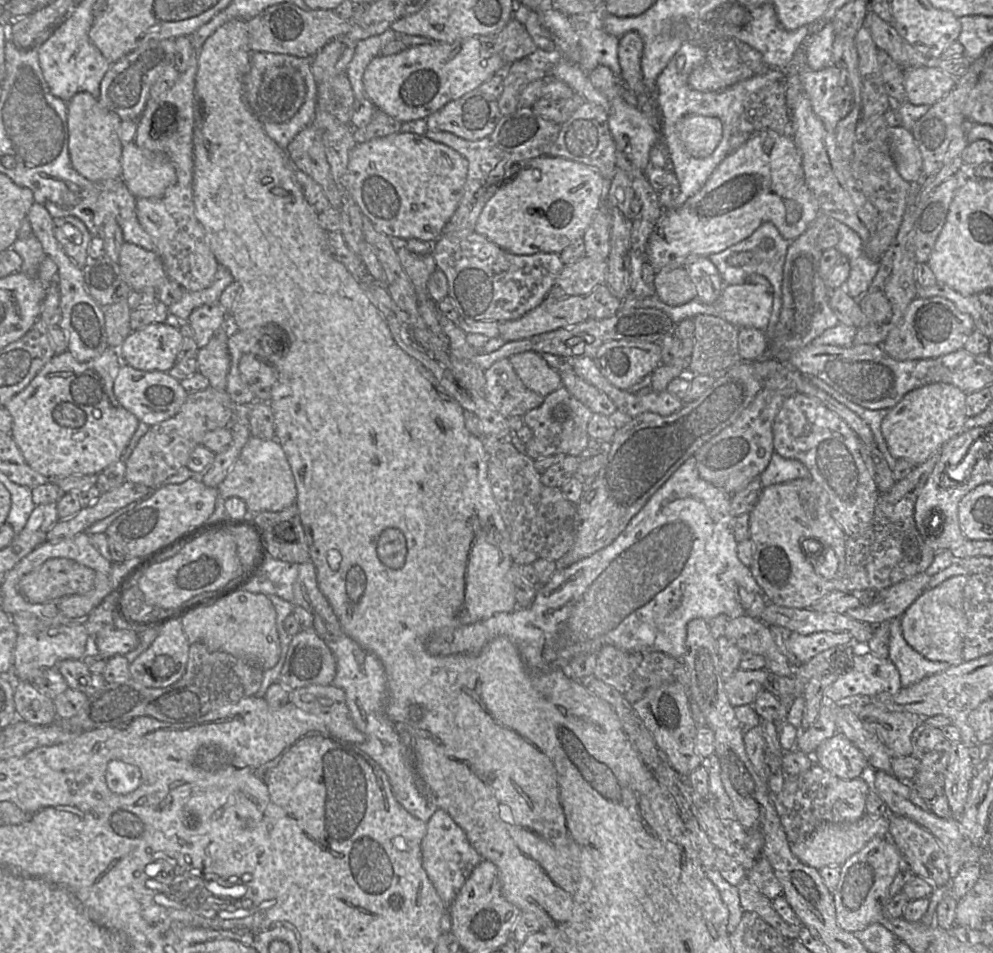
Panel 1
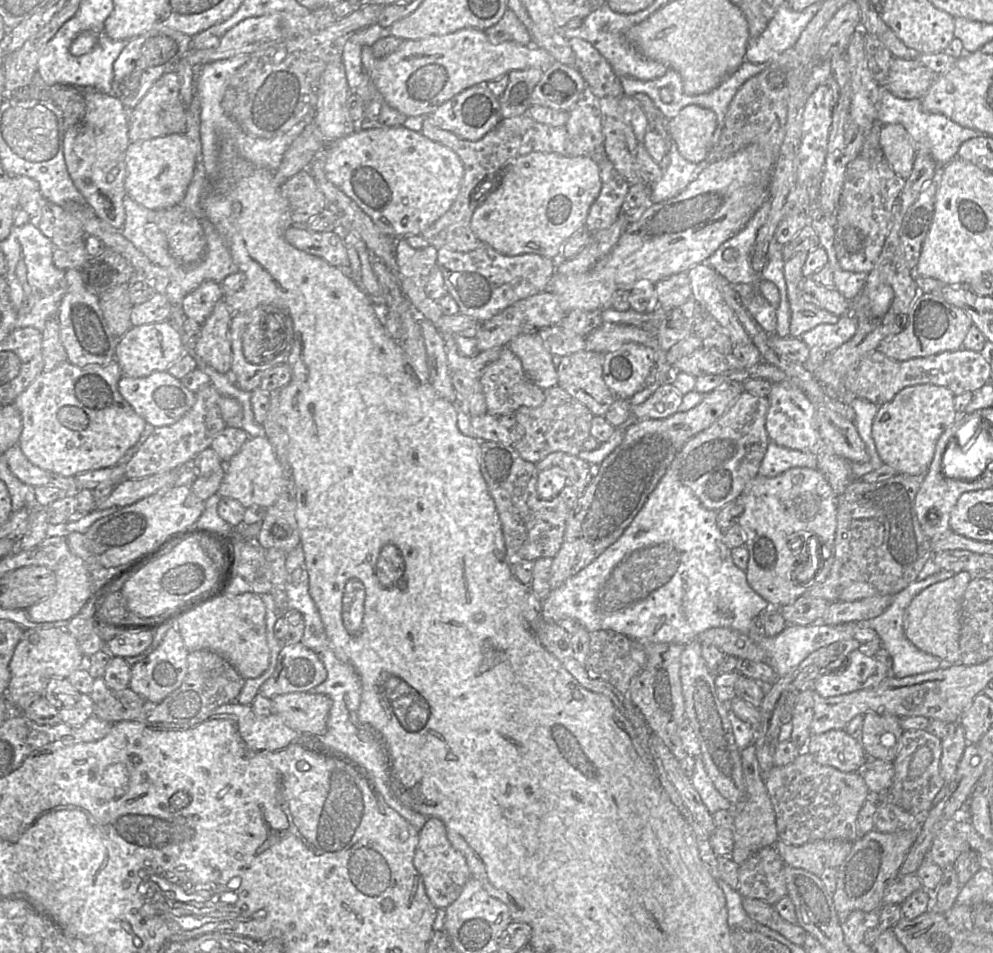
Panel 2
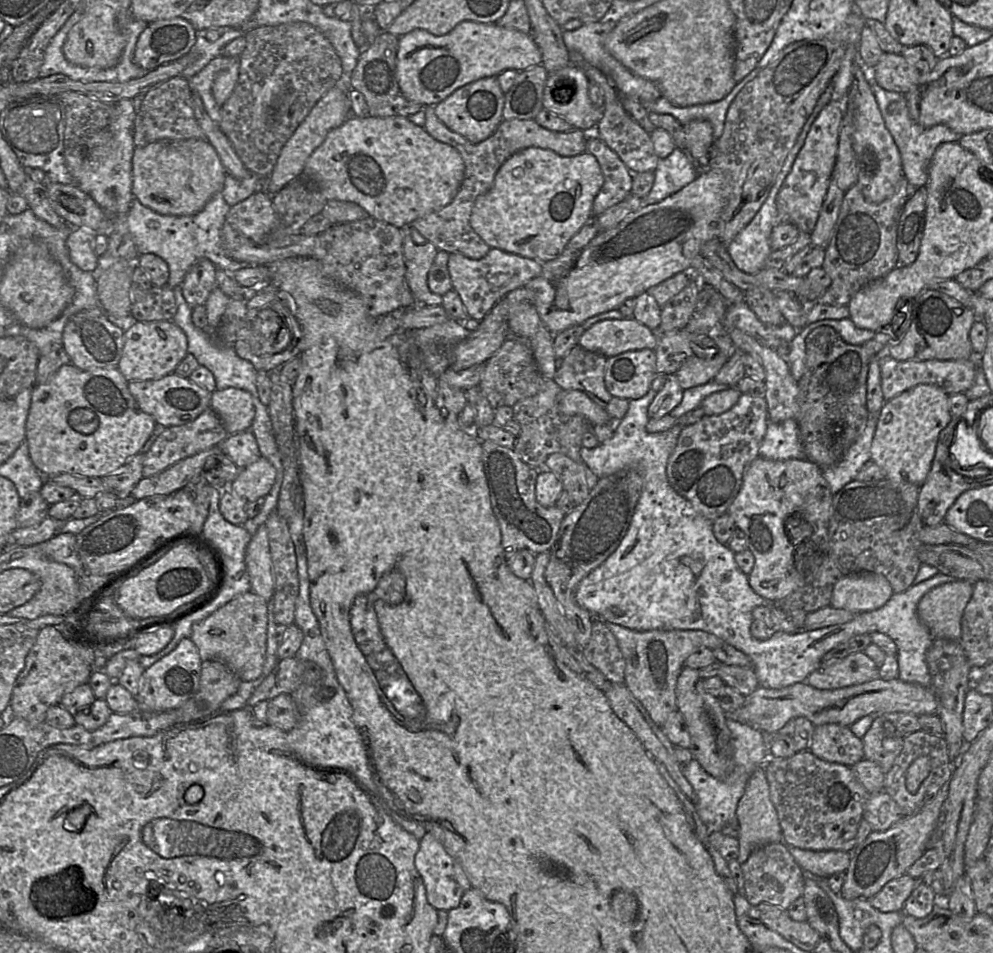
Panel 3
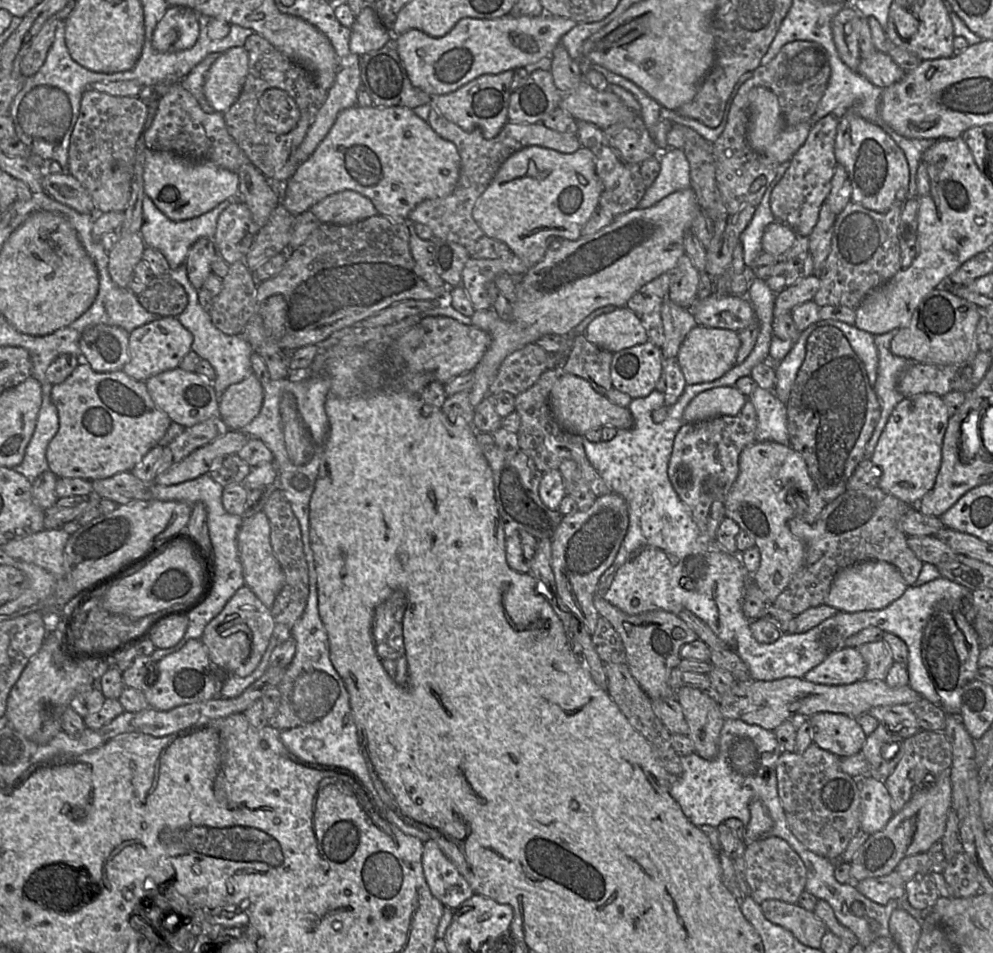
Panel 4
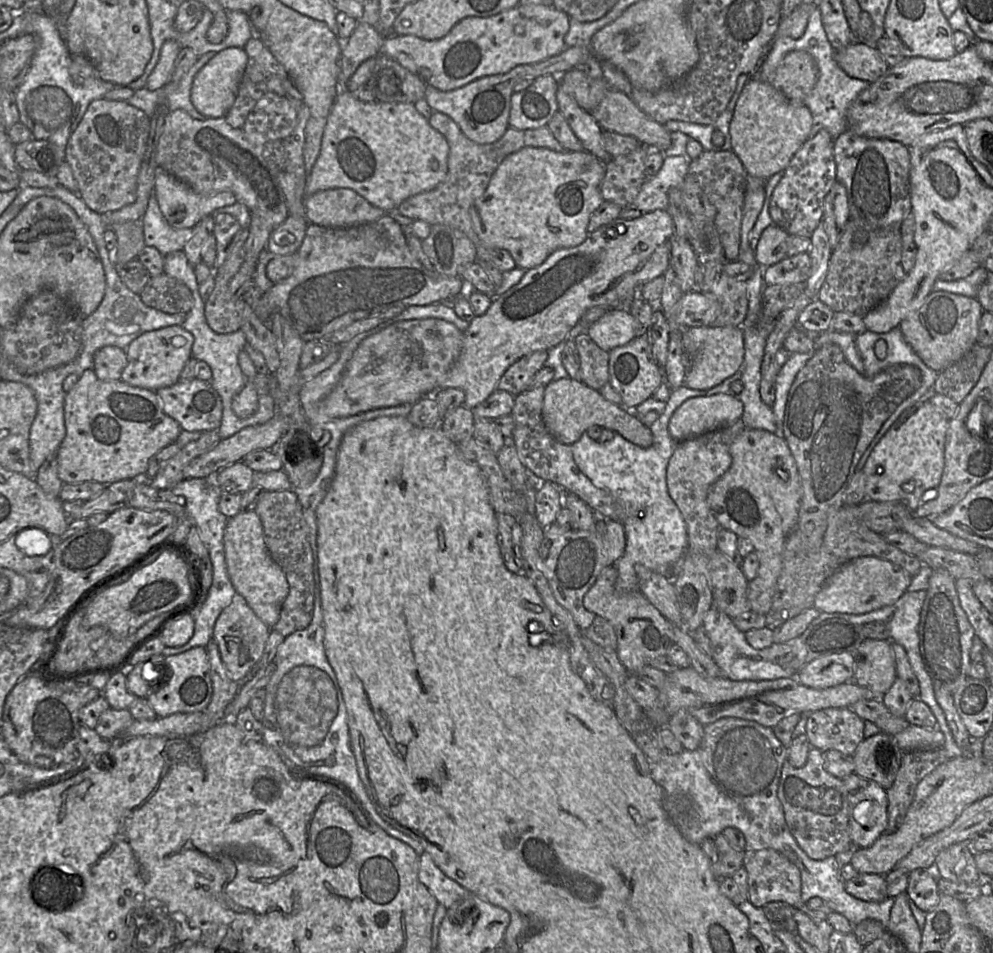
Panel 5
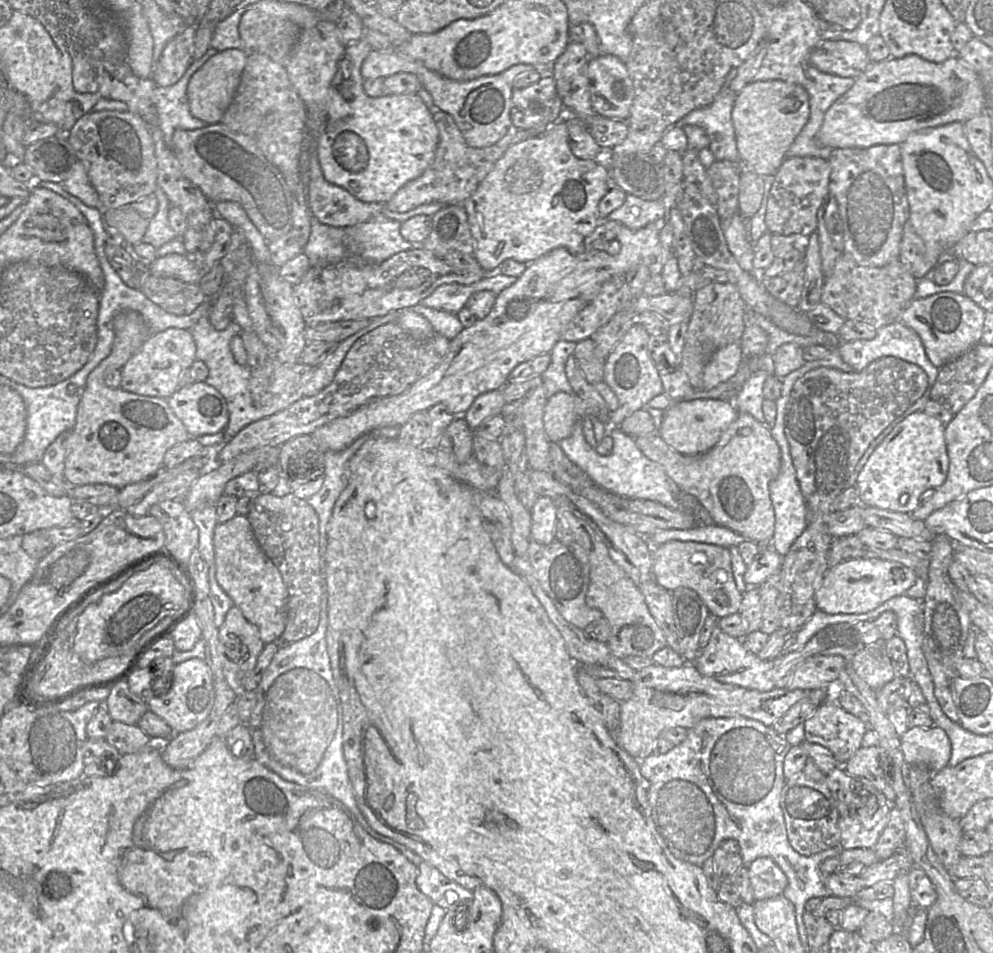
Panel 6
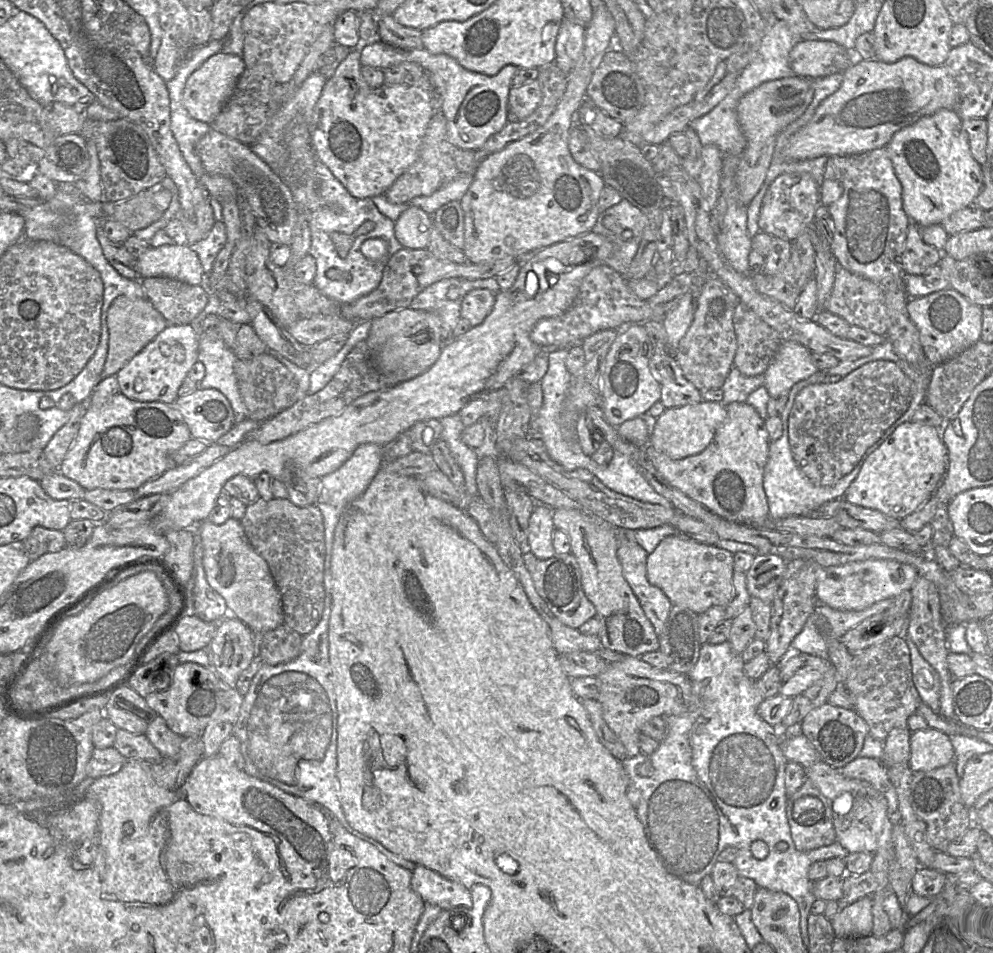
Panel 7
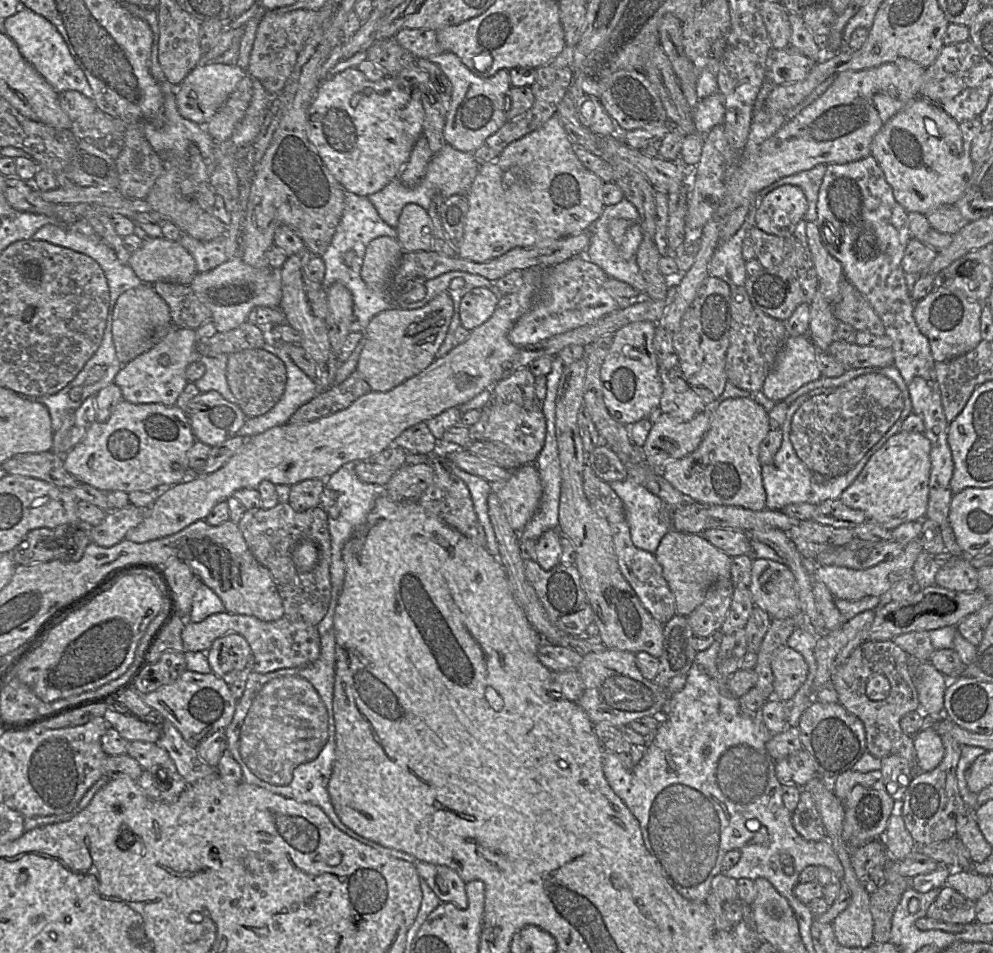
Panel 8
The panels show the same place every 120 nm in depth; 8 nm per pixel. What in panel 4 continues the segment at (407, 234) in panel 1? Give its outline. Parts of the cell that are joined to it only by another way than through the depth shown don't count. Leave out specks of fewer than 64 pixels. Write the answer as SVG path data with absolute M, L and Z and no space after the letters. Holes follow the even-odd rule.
M355 105L339 114L313 154L299 164L289 180L276 187L280 191L282 206L295 216L310 211L312 206L332 194L352 190L369 198L378 215L406 221L409 213L421 202L448 196L456 186L459 169L460 157L455 145L439 136L426 120L414 113L413 109L404 106Z

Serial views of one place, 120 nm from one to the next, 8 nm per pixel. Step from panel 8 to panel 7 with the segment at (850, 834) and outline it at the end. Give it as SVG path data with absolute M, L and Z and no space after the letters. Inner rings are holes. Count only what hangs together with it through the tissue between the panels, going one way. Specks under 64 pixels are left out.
M857 757L841 769L841 774L850 779L868 782L887 801L889 817L897 817L897 794L887 775L887 766L882 759Z

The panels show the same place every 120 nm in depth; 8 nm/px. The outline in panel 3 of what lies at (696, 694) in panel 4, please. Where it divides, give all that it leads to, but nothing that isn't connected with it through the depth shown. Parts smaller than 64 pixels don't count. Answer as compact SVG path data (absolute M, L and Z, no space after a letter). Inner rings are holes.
M684 666L676 684L677 709L683 715L691 737L691 752L701 767L711 776L724 780L734 768L731 733L726 724L726 713L717 697L704 690L698 669Z

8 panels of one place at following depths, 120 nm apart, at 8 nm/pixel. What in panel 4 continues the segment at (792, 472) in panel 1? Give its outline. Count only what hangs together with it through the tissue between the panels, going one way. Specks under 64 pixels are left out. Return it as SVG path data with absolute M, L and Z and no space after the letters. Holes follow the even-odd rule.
M756 384L747 399L753 404L757 415L755 441L773 441L790 445L786 405L776 397L774 392L762 389Z

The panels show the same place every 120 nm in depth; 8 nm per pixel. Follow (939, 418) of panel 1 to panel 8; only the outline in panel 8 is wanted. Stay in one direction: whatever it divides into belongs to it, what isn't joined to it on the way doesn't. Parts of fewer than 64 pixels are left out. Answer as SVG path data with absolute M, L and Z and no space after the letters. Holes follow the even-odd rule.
M897 432L869 458L839 499L850 508L863 511L868 520L888 530L903 523L923 520L928 505L930 449L930 441L924 433Z

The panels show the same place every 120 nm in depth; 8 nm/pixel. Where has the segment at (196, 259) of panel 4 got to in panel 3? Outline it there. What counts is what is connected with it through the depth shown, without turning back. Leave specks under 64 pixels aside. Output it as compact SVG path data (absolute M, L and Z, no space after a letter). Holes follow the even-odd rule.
M200 258L190 266L181 289L185 300L192 308L205 305L211 291L218 287L216 269L207 258Z

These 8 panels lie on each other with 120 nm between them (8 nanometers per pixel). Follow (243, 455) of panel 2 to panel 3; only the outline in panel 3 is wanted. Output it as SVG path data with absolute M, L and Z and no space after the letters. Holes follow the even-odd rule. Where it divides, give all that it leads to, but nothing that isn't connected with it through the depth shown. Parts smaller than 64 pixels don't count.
M260 456L240 470L228 489L246 501L256 501L269 494L275 479L276 469L265 457Z

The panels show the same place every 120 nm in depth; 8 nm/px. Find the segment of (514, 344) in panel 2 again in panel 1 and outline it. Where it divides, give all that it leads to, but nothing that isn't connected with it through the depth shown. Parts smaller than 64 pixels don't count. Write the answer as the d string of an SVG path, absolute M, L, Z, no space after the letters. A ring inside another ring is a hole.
M526 351L512 355L509 360L523 384L543 397L562 385L558 371L540 353Z

